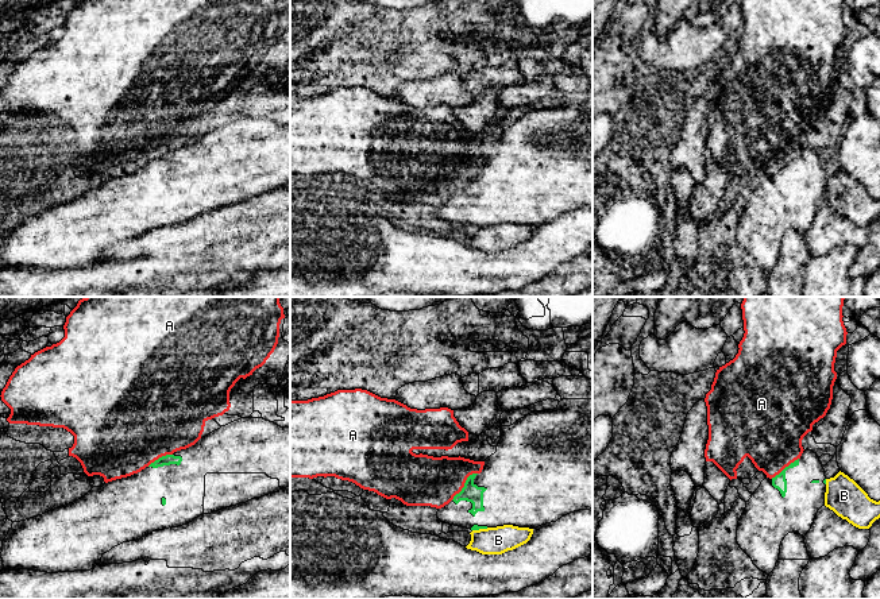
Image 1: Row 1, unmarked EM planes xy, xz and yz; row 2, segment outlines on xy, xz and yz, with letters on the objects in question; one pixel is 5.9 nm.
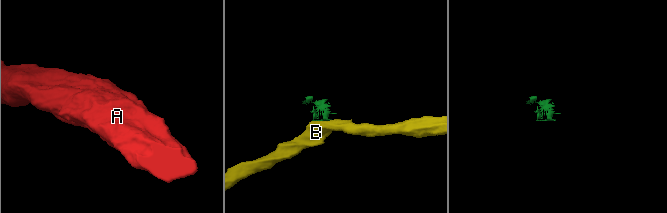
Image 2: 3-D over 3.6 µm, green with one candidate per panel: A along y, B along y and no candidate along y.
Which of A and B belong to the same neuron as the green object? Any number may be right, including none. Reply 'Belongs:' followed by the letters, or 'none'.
Belongs: none

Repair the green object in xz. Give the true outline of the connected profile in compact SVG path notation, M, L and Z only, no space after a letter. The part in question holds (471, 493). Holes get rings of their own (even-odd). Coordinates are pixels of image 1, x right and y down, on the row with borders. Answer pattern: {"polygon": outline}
{"polygon": "M563 399L553 410L534 411L518 420L510 426L502 426L502 436L497 447L497 452L485 460L480 474L472 474L467 478L464 487L453 499L439 509L437 518L449 525L458 525L471 530L513 525L518 527L536 529L541 525L556 522L561 517L593 509L593 399Z"}

